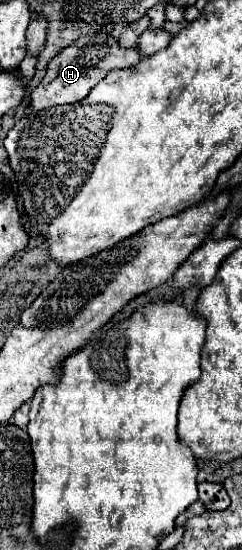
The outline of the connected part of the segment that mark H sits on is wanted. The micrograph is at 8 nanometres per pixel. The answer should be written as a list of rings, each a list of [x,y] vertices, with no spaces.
[[[101,27],[99,33],[77,39],[71,47],[63,49],[49,63],[49,69],[47,69],[43,81],[29,95],[31,97],[29,105],[35,111],[41,111],[41,109],[49,109],[49,107],[65,105],[65,103],[77,103],[77,101],[85,99],[89,89],[93,89],[93,85],[97,85],[109,71],[129,69],[129,67],[137,65],[139,59],[141,59],[141,53],[135,53],[135,49],[121,49],[115,43],[115,39],[109,35],[109,29]]]

